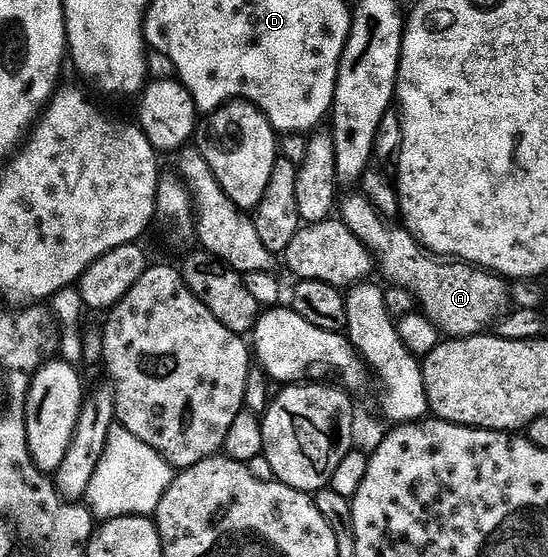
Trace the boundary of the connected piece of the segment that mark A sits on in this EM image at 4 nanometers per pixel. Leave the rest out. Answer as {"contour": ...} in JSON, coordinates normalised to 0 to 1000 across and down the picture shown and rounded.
{"contour":[[[648,341],[633,352],[630,346],[622,354],[622,399],[681,454],[688,479],[697,479],[699,492],[715,508],[743,510],[754,517],[770,544],[768,558],[794,580],[801,598],[821,607],[885,598],[927,546],[918,497],[863,474],[796,463],[794,454],[770,443],[746,409],[732,400],[704,402],[697,386],[693,375],[659,343]]]}

